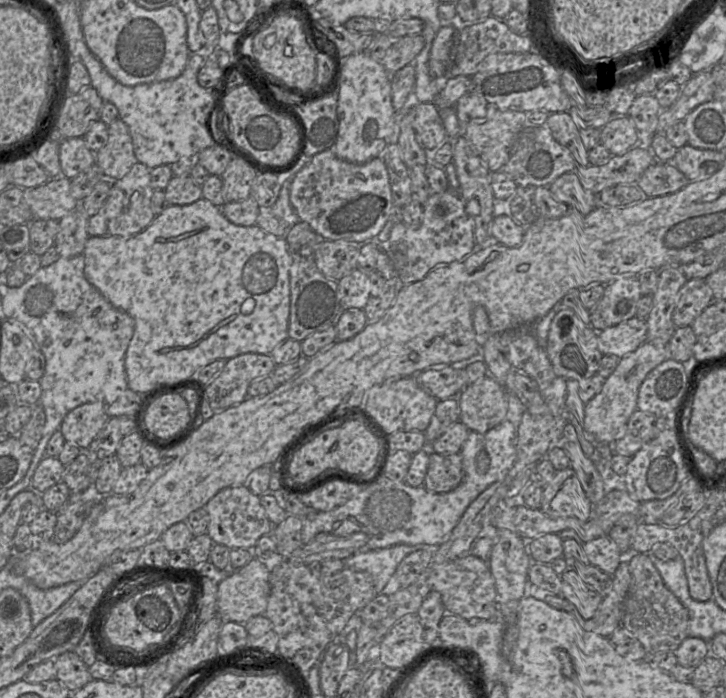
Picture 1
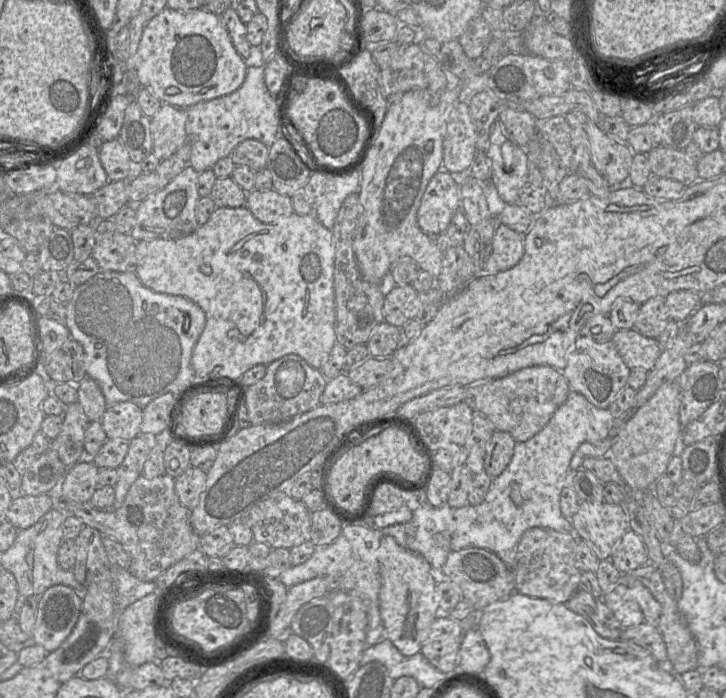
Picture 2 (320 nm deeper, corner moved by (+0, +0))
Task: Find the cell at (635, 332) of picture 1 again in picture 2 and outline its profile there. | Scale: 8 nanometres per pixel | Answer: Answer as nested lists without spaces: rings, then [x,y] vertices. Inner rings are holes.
[[[634,328],[618,329],[611,341],[630,369],[651,370],[661,353],[656,339],[644,336]]]

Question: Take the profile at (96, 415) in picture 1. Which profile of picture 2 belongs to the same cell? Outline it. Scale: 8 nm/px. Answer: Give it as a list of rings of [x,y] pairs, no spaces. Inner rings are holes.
[[[132,402],[109,405],[100,423],[108,439],[130,441],[140,434],[142,408]]]

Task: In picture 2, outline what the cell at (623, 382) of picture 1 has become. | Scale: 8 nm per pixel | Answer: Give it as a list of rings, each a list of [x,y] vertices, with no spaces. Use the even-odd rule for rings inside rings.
[[[677,382],[662,384],[653,396],[641,407],[636,408],[628,419],[617,421],[611,431],[612,444],[608,452],[608,458],[616,466],[624,485],[630,491],[649,490],[655,481],[665,472],[673,455],[680,456],[687,446],[681,440],[682,425],[679,419],[680,390]]]

